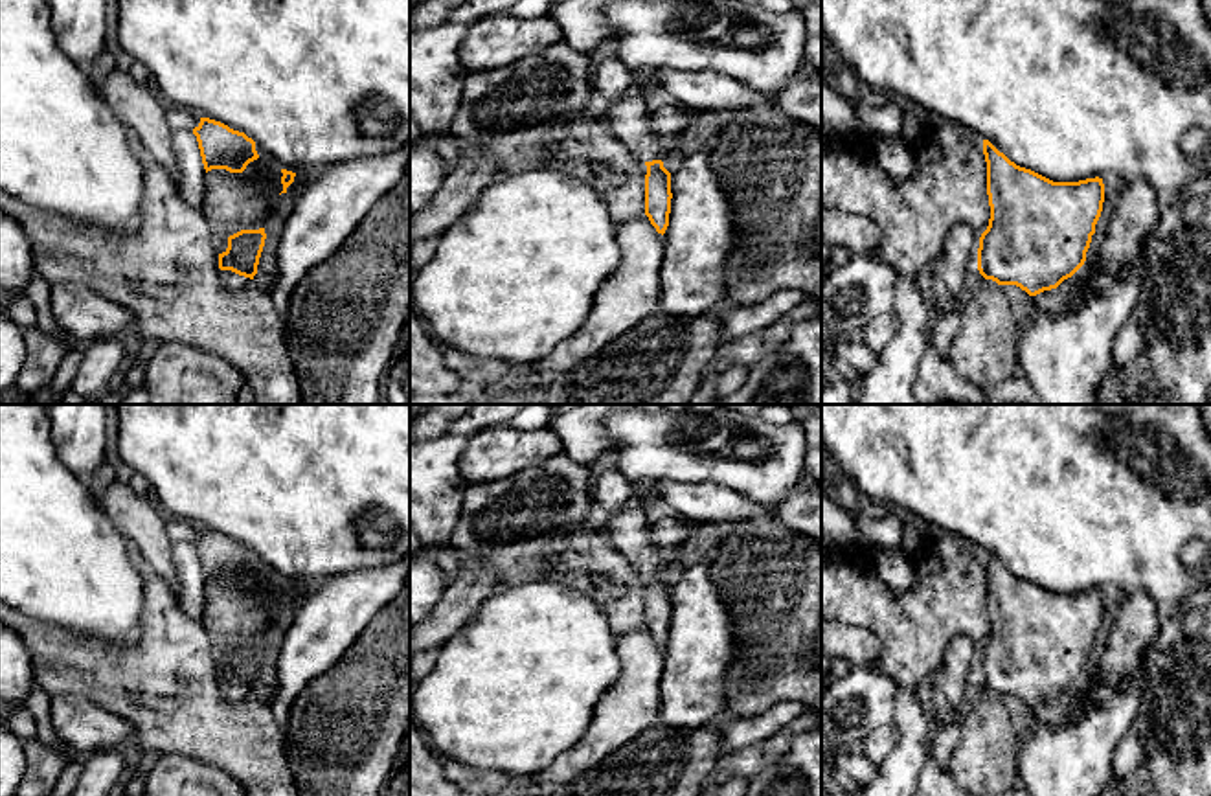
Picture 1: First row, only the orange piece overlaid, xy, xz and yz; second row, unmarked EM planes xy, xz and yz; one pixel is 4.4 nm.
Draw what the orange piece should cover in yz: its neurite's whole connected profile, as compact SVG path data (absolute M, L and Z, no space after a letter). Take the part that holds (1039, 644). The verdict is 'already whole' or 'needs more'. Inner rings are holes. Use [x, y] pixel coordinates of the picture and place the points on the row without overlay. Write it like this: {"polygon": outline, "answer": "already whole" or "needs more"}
{"polygon": "M983 552L987 574L987 607L990 631L979 649L978 680L961 706L961 715L987 691L998 697L1016 697L1029 708L1057 700L1086 673L1086 664L1103 623L1103 590L1053 594L1031 581L1020 579Z", "answer": "needs more"}

